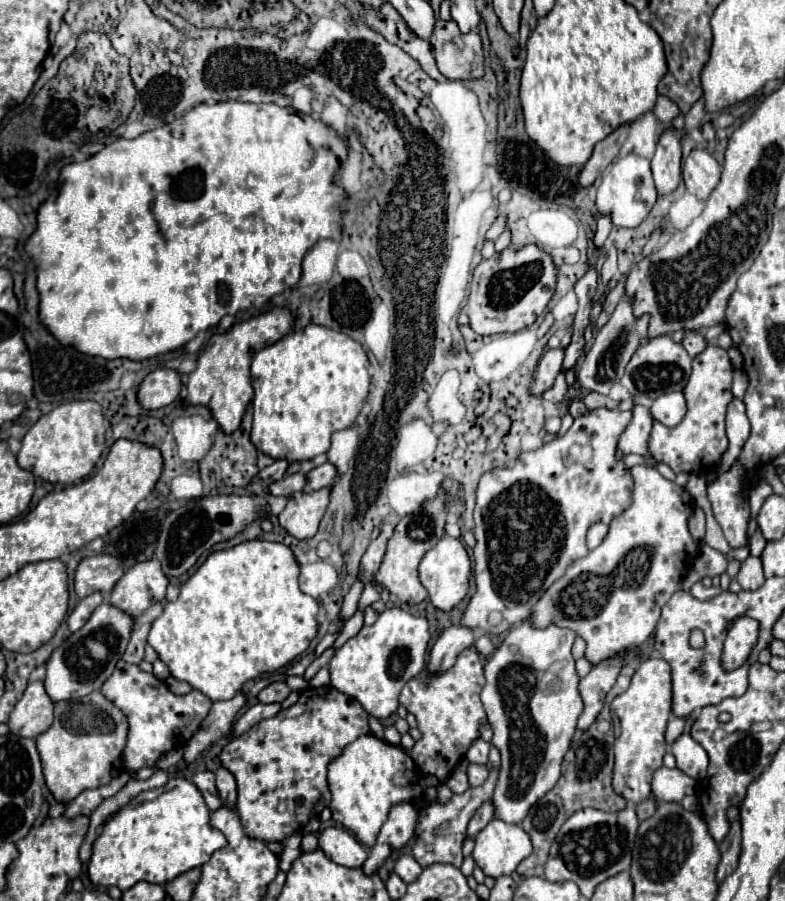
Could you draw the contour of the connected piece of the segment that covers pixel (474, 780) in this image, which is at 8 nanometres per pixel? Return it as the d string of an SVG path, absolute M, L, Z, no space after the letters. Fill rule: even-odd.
M470 764L468 766L468 780L470 780L470 786L474 788L474 786L482 786L484 782L486 782L486 778L488 778L488 766L484 764L484 766L476 766L476 764Z

